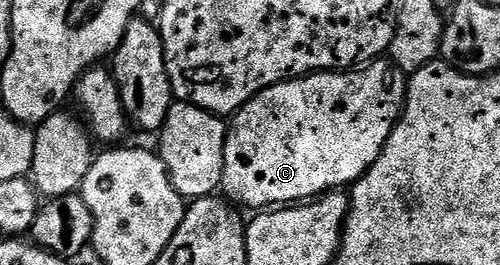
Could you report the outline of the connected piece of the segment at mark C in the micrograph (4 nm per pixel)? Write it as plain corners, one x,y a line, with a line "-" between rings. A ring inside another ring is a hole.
378,58
357,70
312,72
257,92
229,121
221,191
227,192
225,195
243,209
270,210
275,206
309,202
323,192
357,184
376,158
380,158
402,115
407,83
407,73
401,72
389,59

